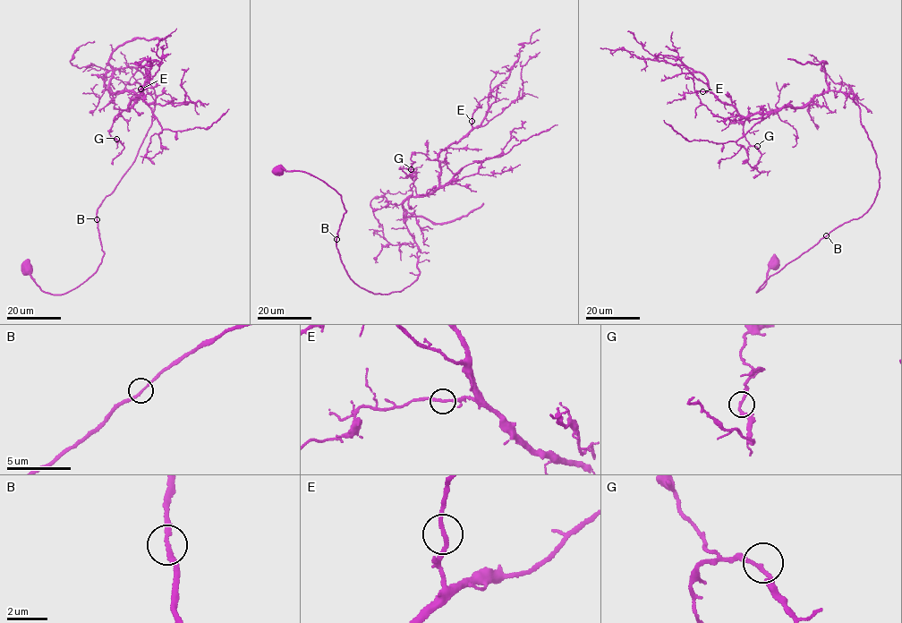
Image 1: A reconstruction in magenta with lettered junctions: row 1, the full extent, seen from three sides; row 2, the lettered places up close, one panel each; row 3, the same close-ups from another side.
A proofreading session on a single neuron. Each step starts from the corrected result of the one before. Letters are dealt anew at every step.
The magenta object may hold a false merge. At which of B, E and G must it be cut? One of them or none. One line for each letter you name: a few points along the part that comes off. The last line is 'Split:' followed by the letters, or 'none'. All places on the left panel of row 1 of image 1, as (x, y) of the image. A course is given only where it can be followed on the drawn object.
Split: none

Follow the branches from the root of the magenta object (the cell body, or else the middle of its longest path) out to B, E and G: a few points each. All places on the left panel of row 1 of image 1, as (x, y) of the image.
B: (26, 270), (45, 292), (63, 294), (75, 289), (97, 269), (105, 253), (97, 218)
E: (26, 270), (61, 294), (97, 269), (97, 209), (156, 99), (137, 68), (112, 72), (128, 109), (140, 89)
G: (26, 270), (63, 294), (101, 263), (97, 209), (156, 103), (132, 67), (108, 88), (138, 98), (116, 139)

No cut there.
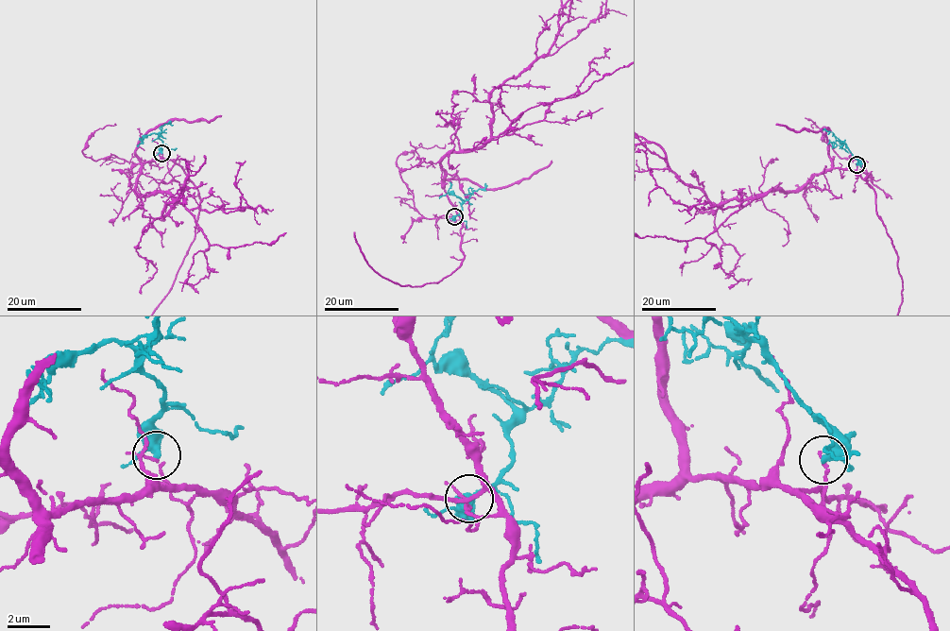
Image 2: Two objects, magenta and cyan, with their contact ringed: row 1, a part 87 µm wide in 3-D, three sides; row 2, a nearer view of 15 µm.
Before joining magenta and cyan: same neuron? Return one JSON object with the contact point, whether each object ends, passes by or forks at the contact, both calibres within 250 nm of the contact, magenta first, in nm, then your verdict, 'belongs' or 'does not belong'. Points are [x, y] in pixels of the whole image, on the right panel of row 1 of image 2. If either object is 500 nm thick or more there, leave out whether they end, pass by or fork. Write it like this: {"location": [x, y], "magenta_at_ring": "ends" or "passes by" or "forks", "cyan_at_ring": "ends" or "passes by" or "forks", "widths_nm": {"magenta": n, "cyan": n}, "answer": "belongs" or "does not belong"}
{"location": [856, 164], "magenta_at_ring": "passes by", "cyan_at_ring": "passes by", "widths_nm": {"magenta": 100, "cyan": 320}, "answer": "does not belong"}

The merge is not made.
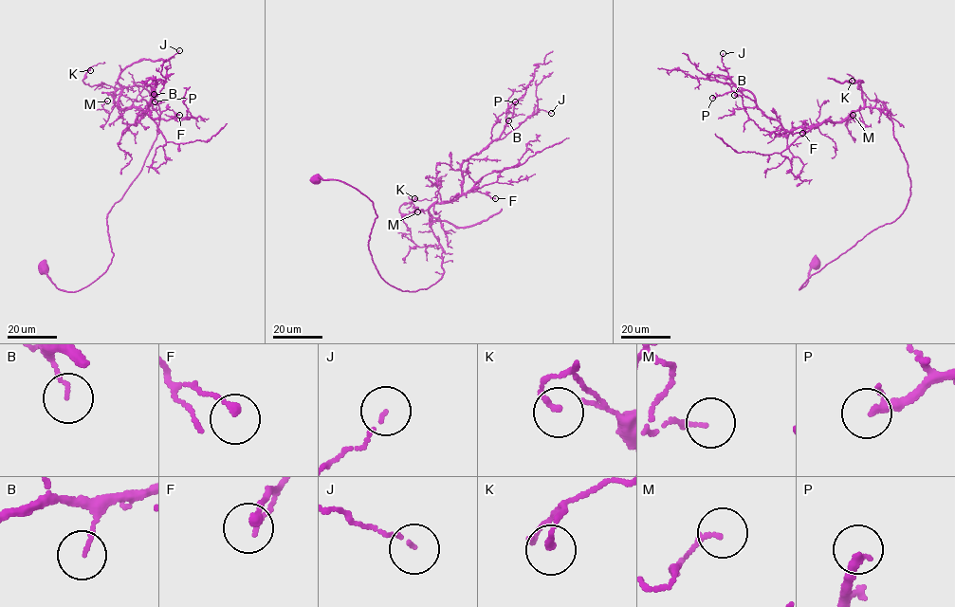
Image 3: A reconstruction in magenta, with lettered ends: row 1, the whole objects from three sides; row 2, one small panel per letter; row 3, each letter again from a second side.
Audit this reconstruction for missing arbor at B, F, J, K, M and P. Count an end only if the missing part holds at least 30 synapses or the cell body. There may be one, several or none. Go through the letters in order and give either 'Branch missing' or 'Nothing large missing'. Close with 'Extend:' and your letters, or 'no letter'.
B: Nothing large missing
F: Nothing large missing
J: Branch missing
K: Nothing large missing
M: Nothing large missing
P: Branch missing
Extend: J, P

